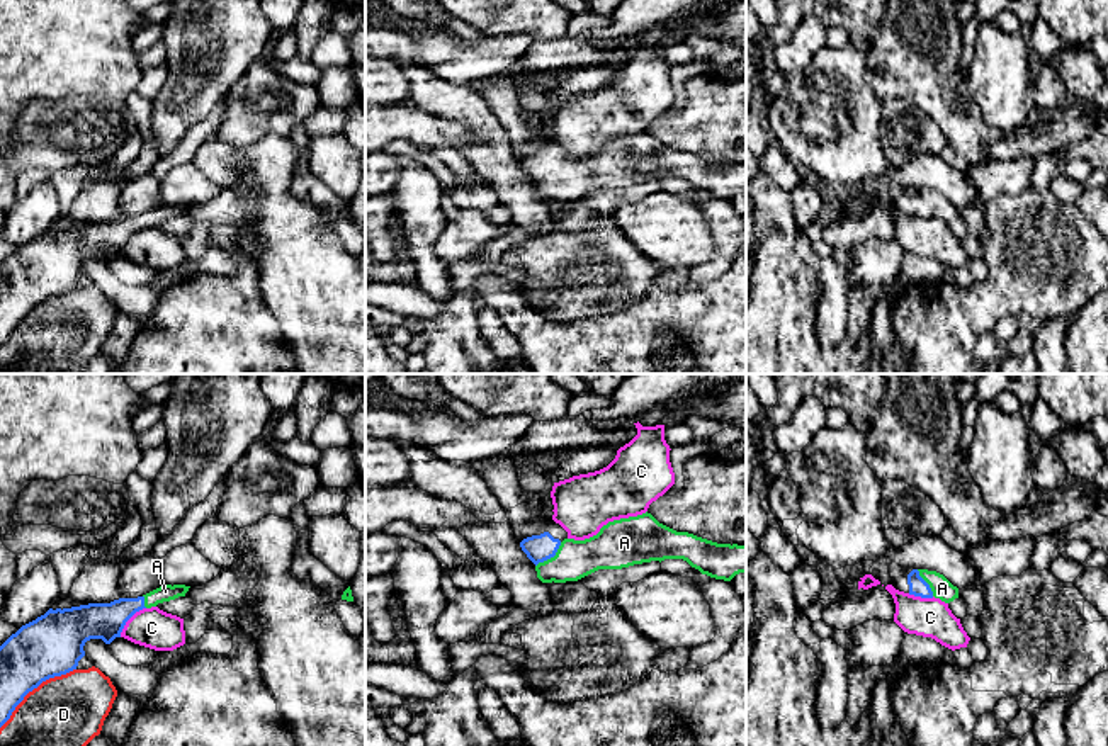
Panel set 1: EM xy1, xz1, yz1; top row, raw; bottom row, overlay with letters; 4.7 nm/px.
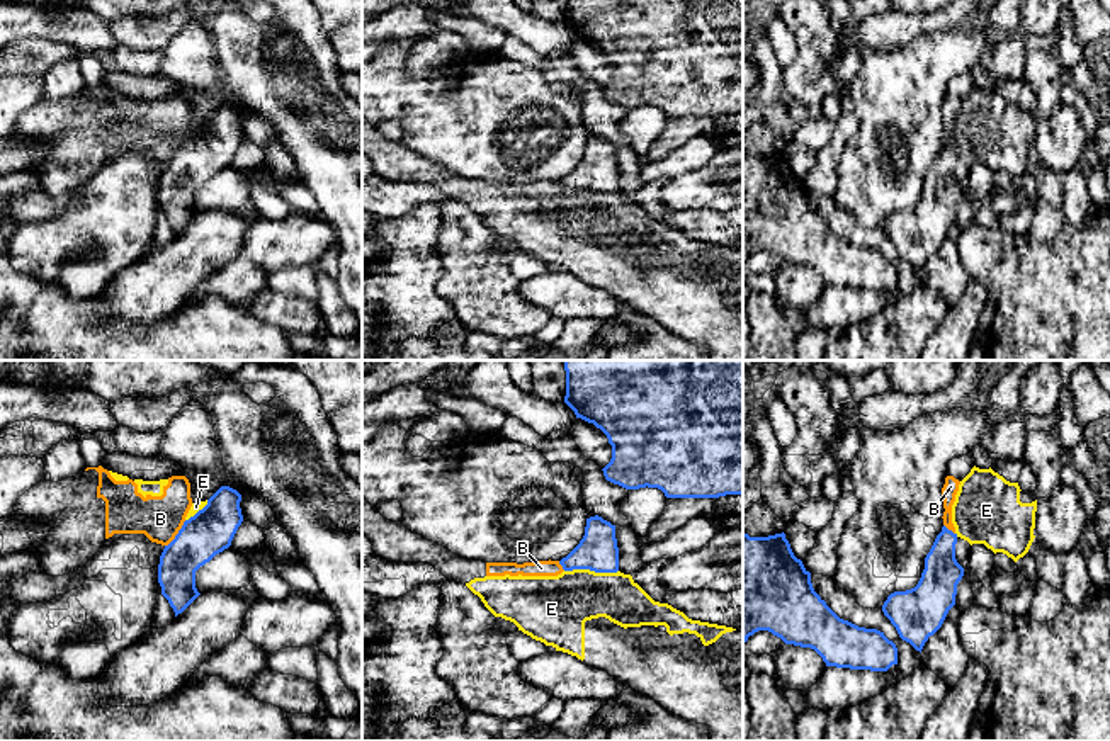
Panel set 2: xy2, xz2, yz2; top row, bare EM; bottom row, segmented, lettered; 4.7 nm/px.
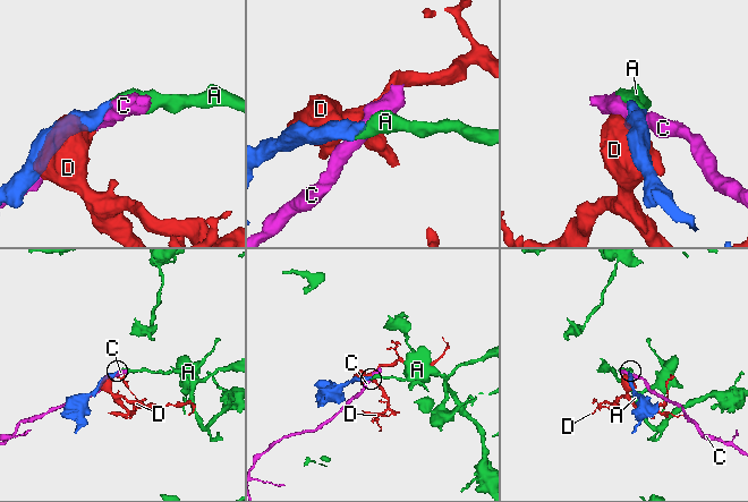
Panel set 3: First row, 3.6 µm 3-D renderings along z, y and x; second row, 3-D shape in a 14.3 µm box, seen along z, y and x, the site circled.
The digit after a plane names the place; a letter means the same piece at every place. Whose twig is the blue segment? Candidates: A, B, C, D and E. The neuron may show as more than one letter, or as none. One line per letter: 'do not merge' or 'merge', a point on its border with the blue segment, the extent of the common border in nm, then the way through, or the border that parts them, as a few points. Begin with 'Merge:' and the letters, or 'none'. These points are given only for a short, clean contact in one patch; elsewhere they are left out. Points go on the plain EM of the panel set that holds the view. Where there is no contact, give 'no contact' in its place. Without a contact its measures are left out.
Merge: A
A: merge; meets blue in xz1 at (551, 175); contact 170 nm long; runs through xz1 (541, 167), (551, 175), (575, 179)
B: do not merge; meets blue in xy2 at (177, 153); contact 160 nm long; border along xy2 (186, 140), (165, 165)
C: do not merge; meets blue in xy1 at (128, 238); contact 190 nm long; border along xy1 (145, 226), (126, 242), (119, 255)
D: do not merge; meets blue in xy1 at (34, 306); contact 460 nm long
E: do not merge; meets blue in xz2 at (592, 189); contact 260 nm long; border along xz2 (565, 189), (617, 191)

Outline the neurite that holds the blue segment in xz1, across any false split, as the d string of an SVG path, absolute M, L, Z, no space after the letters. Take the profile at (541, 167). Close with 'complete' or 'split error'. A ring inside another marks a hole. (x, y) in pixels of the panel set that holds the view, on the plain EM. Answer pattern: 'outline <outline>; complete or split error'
outline M651 133L608 141L585 160L554 158L549 151L527 156L522 170L535 184L542 202L578 201L598 189L683 178L715 199L746 192L746 163L717 163L659 143Z; split error

